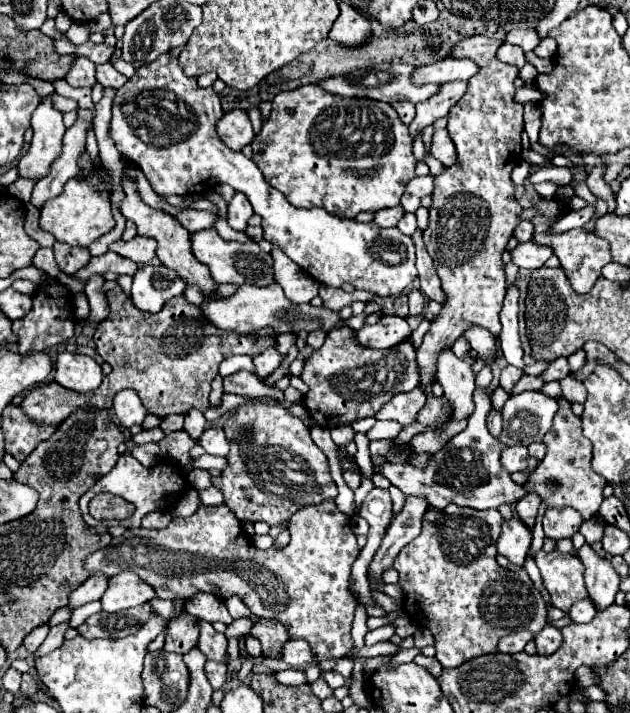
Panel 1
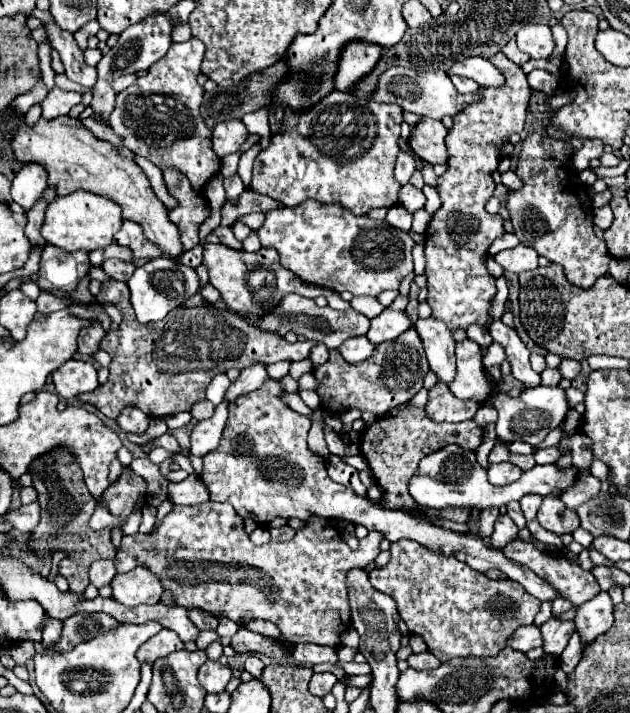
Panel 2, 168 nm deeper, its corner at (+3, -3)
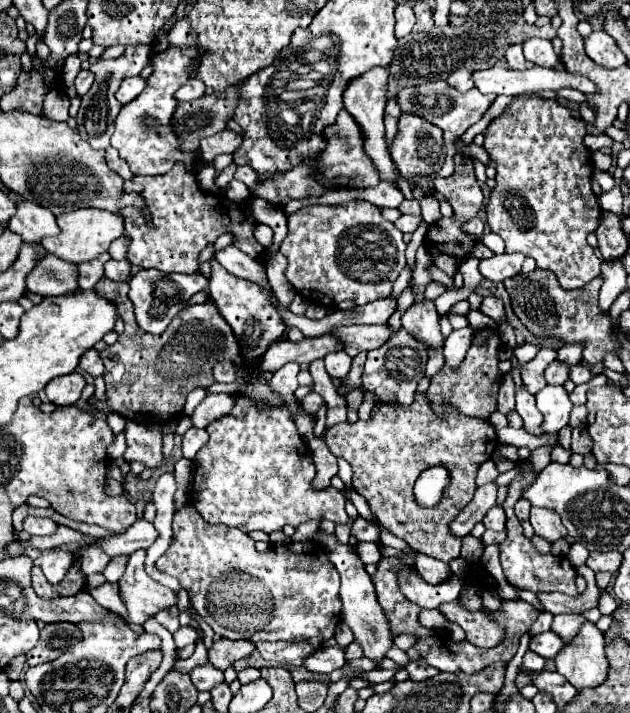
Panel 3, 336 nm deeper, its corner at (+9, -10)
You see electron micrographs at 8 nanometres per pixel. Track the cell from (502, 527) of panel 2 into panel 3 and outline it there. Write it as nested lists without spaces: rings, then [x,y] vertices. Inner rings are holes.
[[[495,503],[495,505],[487,511],[487,515],[485,515],[485,519],[483,519],[483,525],[485,525],[487,529],[493,529],[493,531],[505,531],[505,513],[503,513],[503,507]]]

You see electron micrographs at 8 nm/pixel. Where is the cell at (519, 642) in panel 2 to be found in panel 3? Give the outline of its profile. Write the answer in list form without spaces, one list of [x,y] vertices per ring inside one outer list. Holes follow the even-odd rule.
[[[547,631],[547,633],[537,635],[535,639],[531,639],[529,649],[535,651],[535,653],[539,653],[539,655],[545,657],[545,659],[555,659],[555,657],[559,655],[559,651],[561,651],[565,645],[567,645],[567,643],[565,643],[563,639],[559,639],[557,633]]]

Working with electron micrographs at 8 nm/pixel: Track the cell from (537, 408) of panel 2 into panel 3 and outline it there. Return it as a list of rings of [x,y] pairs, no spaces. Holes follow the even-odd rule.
[[[547,385],[537,393],[537,407],[543,413],[543,431],[557,433],[569,423],[573,403],[569,393],[561,385]]]

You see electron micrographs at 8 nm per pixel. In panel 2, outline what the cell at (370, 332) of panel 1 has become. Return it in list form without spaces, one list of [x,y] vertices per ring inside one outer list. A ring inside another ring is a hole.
[[[357,336],[357,338],[345,340],[345,344],[341,344],[339,350],[347,362],[361,362],[371,356],[371,352],[375,350],[375,344],[367,336]]]

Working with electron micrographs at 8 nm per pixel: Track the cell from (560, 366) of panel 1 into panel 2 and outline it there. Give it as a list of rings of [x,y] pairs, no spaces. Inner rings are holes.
[[[563,358],[563,360],[561,360],[561,364],[559,364],[559,372],[561,372],[561,376],[563,376],[563,378],[573,380],[573,378],[581,372],[581,366],[579,366],[579,362],[577,362],[577,360]]]

